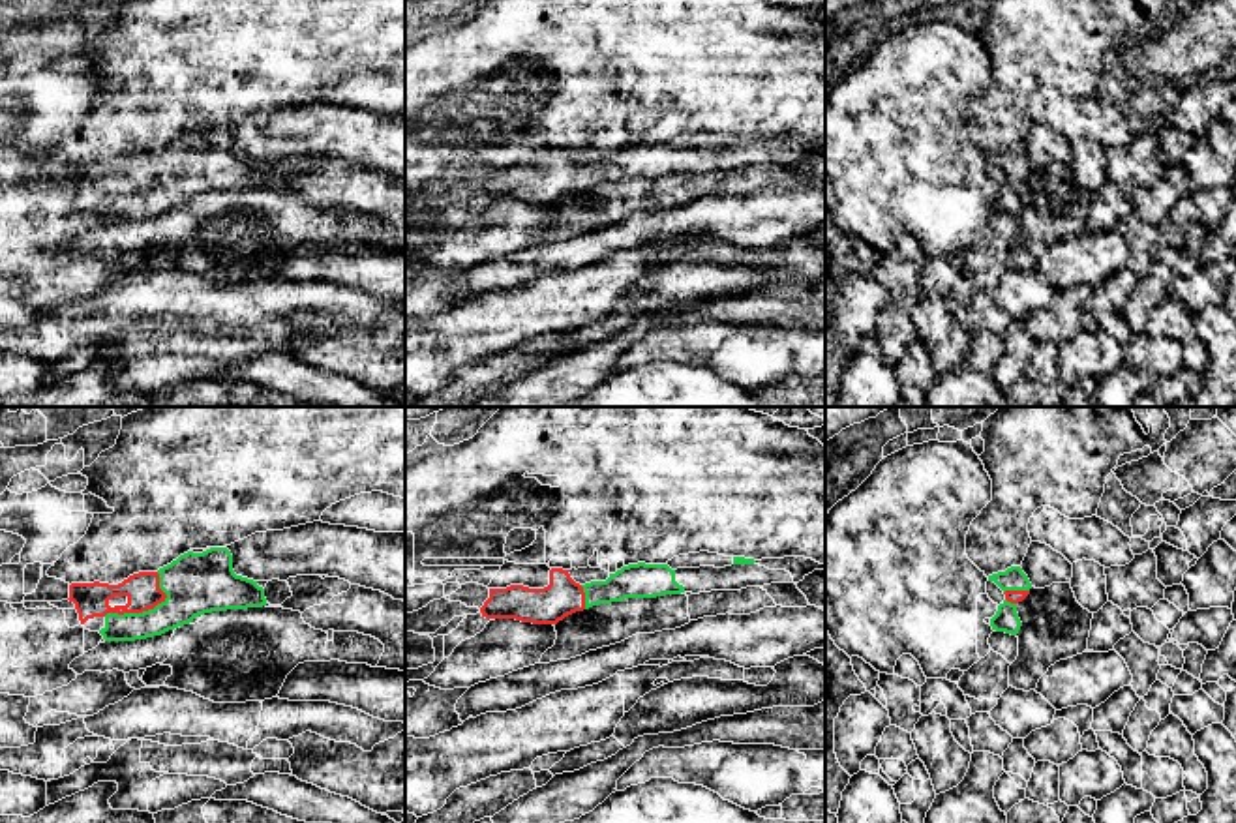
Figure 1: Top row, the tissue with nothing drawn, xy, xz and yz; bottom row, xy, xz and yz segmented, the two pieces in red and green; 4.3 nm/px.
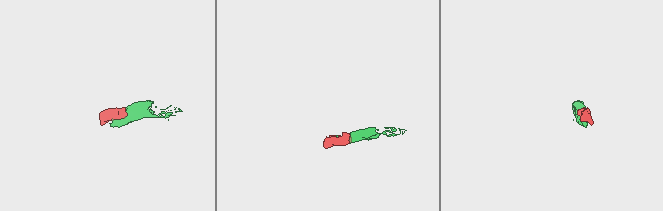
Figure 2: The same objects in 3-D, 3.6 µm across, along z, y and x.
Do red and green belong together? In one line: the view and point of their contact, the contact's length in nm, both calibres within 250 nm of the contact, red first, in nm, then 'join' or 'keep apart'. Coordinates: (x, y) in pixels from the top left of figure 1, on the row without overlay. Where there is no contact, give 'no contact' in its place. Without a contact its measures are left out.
contact xy (145, 190); length 300 nm; calibres 150 and 260 nm; join

